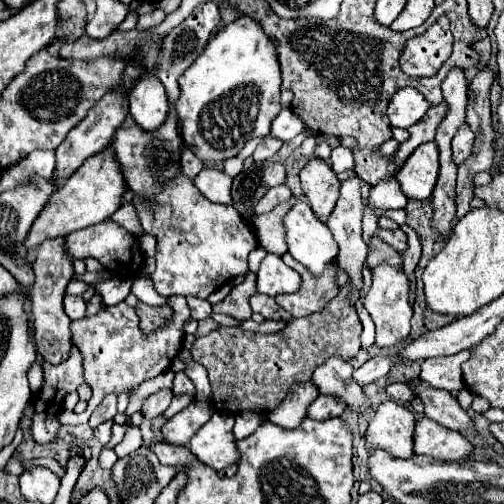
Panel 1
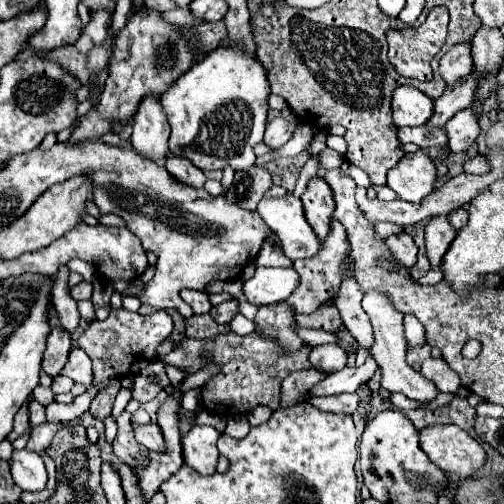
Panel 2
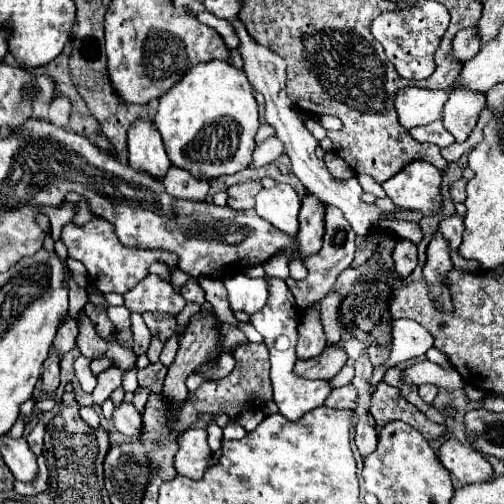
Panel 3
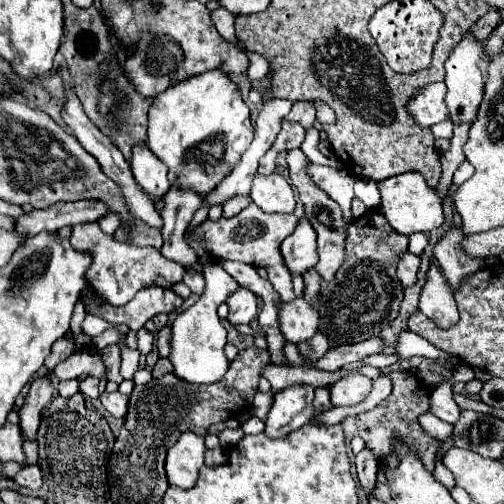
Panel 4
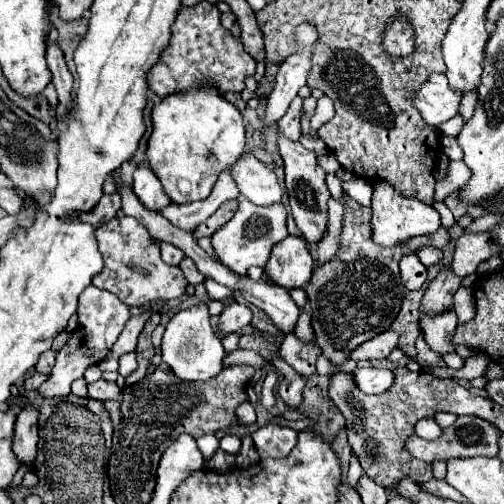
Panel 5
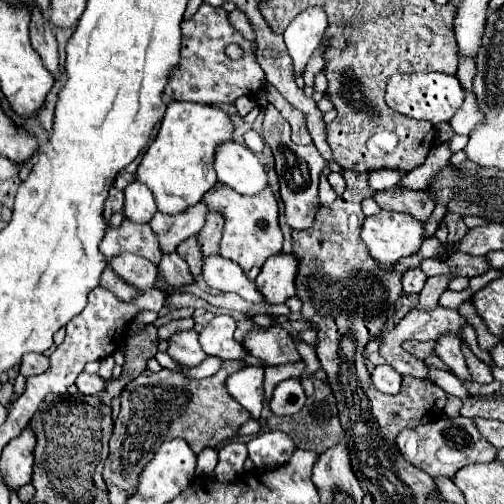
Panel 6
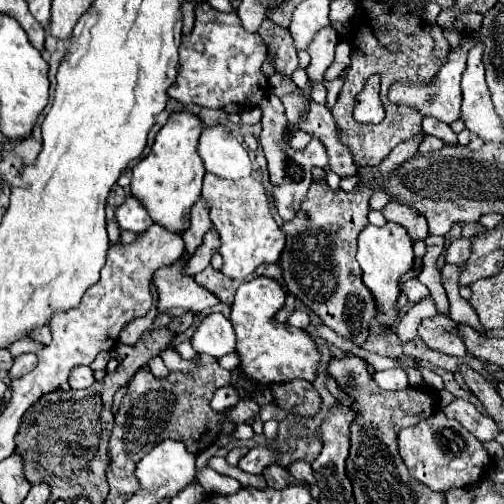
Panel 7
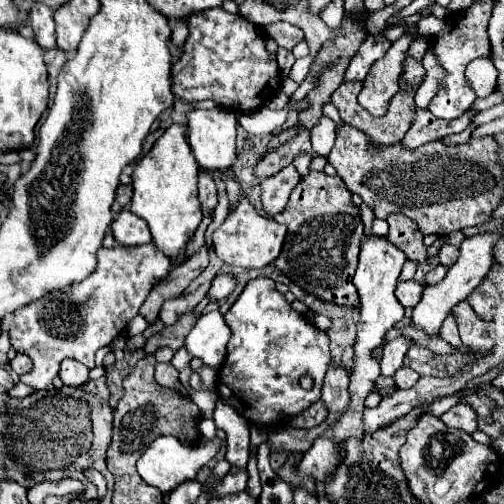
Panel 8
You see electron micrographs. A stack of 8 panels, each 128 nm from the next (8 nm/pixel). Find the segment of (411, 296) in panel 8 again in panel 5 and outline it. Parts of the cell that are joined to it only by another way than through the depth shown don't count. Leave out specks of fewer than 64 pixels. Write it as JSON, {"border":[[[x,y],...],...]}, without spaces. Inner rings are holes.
{"border":[[[408,254],[404,256],[404,260],[400,260],[400,272],[402,284],[408,290],[418,290],[426,280],[426,266],[414,254]]]}

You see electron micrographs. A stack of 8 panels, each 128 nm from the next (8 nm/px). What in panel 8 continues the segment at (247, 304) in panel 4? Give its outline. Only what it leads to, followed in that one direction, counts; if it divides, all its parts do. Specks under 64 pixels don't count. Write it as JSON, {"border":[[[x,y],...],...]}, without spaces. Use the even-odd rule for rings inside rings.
{"border":[[[212,310],[202,314],[186,336],[186,348],[190,356],[204,360],[208,366],[222,366],[226,358],[226,346],[230,340],[230,328],[220,314],[220,310]]]}

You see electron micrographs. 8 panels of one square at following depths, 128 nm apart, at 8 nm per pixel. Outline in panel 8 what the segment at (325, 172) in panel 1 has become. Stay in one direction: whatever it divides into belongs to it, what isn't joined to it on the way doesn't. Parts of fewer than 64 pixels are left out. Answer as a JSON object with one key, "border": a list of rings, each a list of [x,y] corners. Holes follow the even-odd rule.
{"border":[[[260,276],[250,280],[224,314],[224,320],[232,330],[232,338],[216,388],[220,398],[234,406],[238,414],[256,426],[272,426],[320,400],[320,388],[330,364],[328,336],[306,322],[304,314],[290,308],[284,294],[276,290],[272,278]],[[304,374],[314,378],[312,390],[300,386]]]}

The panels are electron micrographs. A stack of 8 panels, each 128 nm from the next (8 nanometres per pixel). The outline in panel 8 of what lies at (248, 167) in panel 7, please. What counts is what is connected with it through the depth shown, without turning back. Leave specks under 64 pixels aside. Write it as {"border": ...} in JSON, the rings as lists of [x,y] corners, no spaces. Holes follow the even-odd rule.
{"border":[[[216,106],[212,110],[192,110],[188,112],[188,142],[202,168],[208,170],[228,170],[238,160],[236,150],[236,114],[228,108]]]}

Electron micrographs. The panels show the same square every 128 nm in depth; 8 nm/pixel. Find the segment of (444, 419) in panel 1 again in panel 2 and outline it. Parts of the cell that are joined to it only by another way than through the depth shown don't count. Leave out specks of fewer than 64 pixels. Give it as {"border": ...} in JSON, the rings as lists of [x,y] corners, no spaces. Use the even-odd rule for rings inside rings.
{"border":[[[364,292],[362,298],[362,308],[368,314],[372,328],[374,328],[374,344],[372,344],[372,356],[378,362],[380,370],[382,370],[382,388],[388,392],[402,392],[404,396],[418,400],[422,404],[430,404],[436,400],[438,396],[438,388],[424,378],[420,372],[416,372],[412,366],[406,364],[406,336],[404,336],[404,314],[396,312],[396,308],[392,308],[392,300],[388,300],[388,296],[384,296],[382,292]]]}

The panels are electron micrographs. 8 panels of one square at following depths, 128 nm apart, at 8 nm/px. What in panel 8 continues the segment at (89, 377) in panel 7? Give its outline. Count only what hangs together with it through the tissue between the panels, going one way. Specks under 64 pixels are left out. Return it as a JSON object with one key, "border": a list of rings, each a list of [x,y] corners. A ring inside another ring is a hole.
{"border":[[[64,360],[60,368],[60,378],[66,386],[80,386],[88,382],[88,368],[76,360]]]}

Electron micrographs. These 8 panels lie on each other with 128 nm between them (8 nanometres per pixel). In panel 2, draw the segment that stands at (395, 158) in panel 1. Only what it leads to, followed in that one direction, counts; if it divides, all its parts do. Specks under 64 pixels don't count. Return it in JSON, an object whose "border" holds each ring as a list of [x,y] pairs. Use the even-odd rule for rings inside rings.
{"border":[[[470,74],[464,82],[460,82],[454,88],[446,88],[444,94],[434,100],[434,114],[432,118],[426,122],[428,128],[446,128],[446,122],[460,112],[462,108],[468,108],[472,104],[474,98],[474,88],[476,88],[476,80],[474,74]]]}

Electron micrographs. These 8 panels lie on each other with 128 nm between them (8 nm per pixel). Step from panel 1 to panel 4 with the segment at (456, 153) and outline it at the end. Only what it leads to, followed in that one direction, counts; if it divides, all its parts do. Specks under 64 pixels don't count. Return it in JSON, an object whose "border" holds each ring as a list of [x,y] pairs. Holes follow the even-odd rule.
{"border":[[[464,34],[464,38],[456,44],[456,48],[452,50],[446,62],[446,86],[448,86],[446,106],[448,106],[448,118],[452,120],[452,124],[476,120],[476,112],[484,94],[484,74],[480,70],[482,58],[484,58],[482,42],[476,42],[470,34]]]}

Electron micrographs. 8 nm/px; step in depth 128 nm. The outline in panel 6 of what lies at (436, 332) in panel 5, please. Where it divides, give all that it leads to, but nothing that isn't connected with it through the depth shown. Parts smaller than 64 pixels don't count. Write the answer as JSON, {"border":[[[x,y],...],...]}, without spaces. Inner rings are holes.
{"border":[[[440,336],[440,340],[436,342],[434,350],[436,350],[436,356],[462,380],[470,380],[470,372],[466,368],[466,362],[464,362],[464,356],[460,352],[460,338],[454,338],[454,336]]]}

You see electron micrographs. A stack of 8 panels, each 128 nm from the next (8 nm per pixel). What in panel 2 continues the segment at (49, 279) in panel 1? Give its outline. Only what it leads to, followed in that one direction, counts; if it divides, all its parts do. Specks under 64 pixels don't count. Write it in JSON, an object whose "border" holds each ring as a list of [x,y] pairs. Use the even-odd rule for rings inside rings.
{"border":[[[54,308],[48,310],[48,324],[50,324],[50,334],[48,334],[48,344],[42,358],[42,368],[54,378],[64,368],[72,342],[70,342],[70,334],[64,332],[64,328],[60,328],[60,320],[56,320]]]}

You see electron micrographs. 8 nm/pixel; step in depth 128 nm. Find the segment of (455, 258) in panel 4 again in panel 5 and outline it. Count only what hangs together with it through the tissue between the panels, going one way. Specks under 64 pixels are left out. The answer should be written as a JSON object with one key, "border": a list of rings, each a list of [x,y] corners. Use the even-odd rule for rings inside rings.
{"border":[[[444,266],[440,274],[430,282],[424,300],[420,304],[420,312],[430,314],[430,312],[442,312],[452,308],[452,296],[460,286],[462,286],[462,278],[456,276],[450,266]]]}

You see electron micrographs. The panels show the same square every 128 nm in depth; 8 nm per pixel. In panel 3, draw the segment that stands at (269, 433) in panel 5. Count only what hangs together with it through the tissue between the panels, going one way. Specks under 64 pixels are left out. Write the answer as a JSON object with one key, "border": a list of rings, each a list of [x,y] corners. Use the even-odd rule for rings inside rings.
{"border":[[[270,278],[270,298],[268,304],[254,312],[250,316],[252,326],[264,336],[264,344],[270,350],[270,378],[274,386],[274,402],[280,408],[280,414],[284,414],[288,420],[298,420],[308,410],[314,410],[322,406],[322,402],[332,392],[330,380],[304,380],[294,376],[294,348],[298,340],[298,324],[300,324],[300,310],[296,308],[296,302],[292,300],[292,292],[288,292],[288,286],[280,278]]]}

